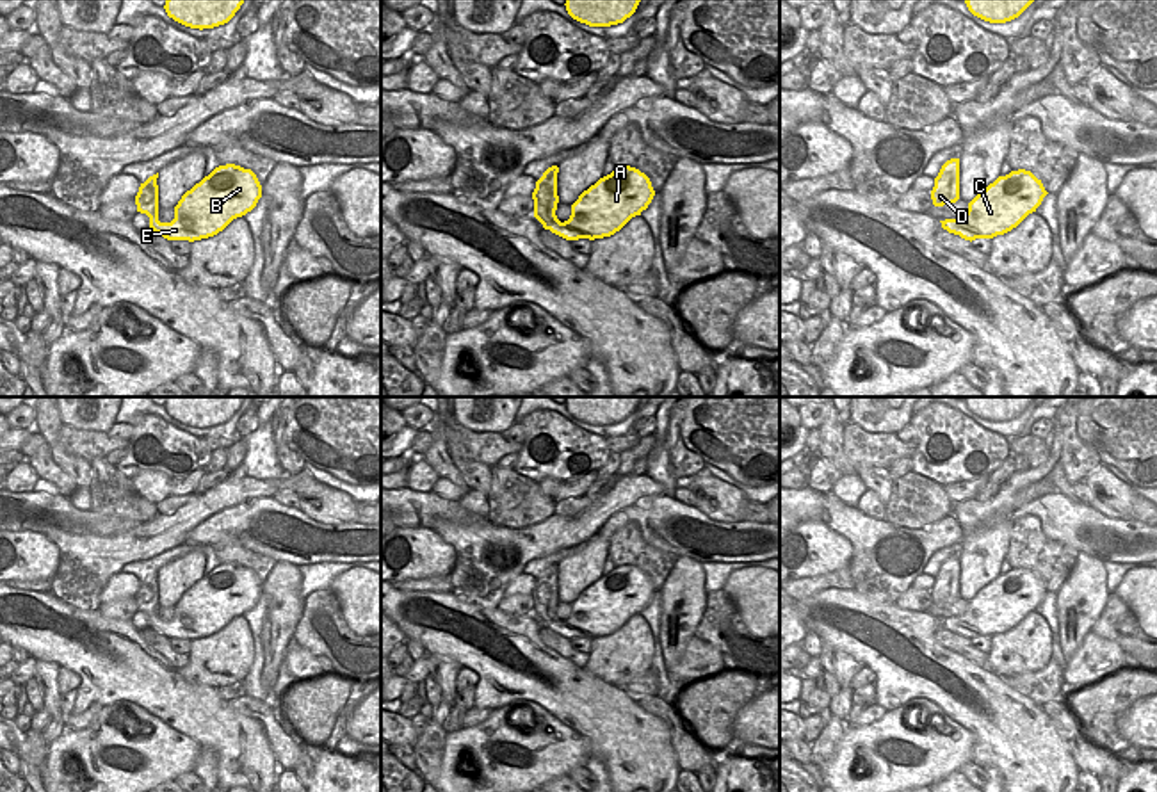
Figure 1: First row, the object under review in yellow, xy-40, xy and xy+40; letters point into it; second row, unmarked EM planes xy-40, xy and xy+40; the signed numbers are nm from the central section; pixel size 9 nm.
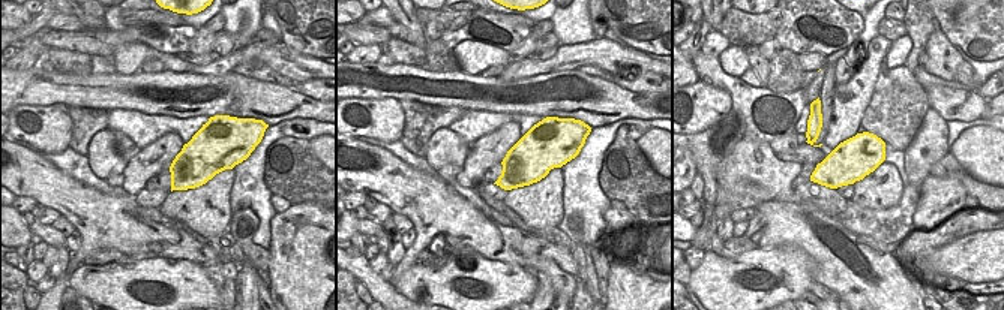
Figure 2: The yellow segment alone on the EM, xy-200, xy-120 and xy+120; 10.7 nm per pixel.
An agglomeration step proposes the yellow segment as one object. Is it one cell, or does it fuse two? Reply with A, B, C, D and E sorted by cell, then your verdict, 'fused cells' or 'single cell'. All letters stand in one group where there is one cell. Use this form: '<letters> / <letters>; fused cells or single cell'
A B C D E; single cell

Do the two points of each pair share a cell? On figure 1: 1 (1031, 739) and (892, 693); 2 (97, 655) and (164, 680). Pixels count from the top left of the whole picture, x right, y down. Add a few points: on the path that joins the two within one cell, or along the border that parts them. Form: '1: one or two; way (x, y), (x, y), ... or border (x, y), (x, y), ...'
1: one; way (997, 718), (979, 716), (940, 689), (926, 689)
2: one; way (113, 661), (148, 680)

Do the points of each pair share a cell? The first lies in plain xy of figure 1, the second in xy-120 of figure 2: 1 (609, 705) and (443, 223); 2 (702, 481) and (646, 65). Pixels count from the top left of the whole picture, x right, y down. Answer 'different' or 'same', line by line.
1: same
2: different

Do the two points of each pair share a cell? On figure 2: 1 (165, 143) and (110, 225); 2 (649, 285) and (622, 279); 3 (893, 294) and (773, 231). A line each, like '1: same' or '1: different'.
1: different
2: same
3: same

